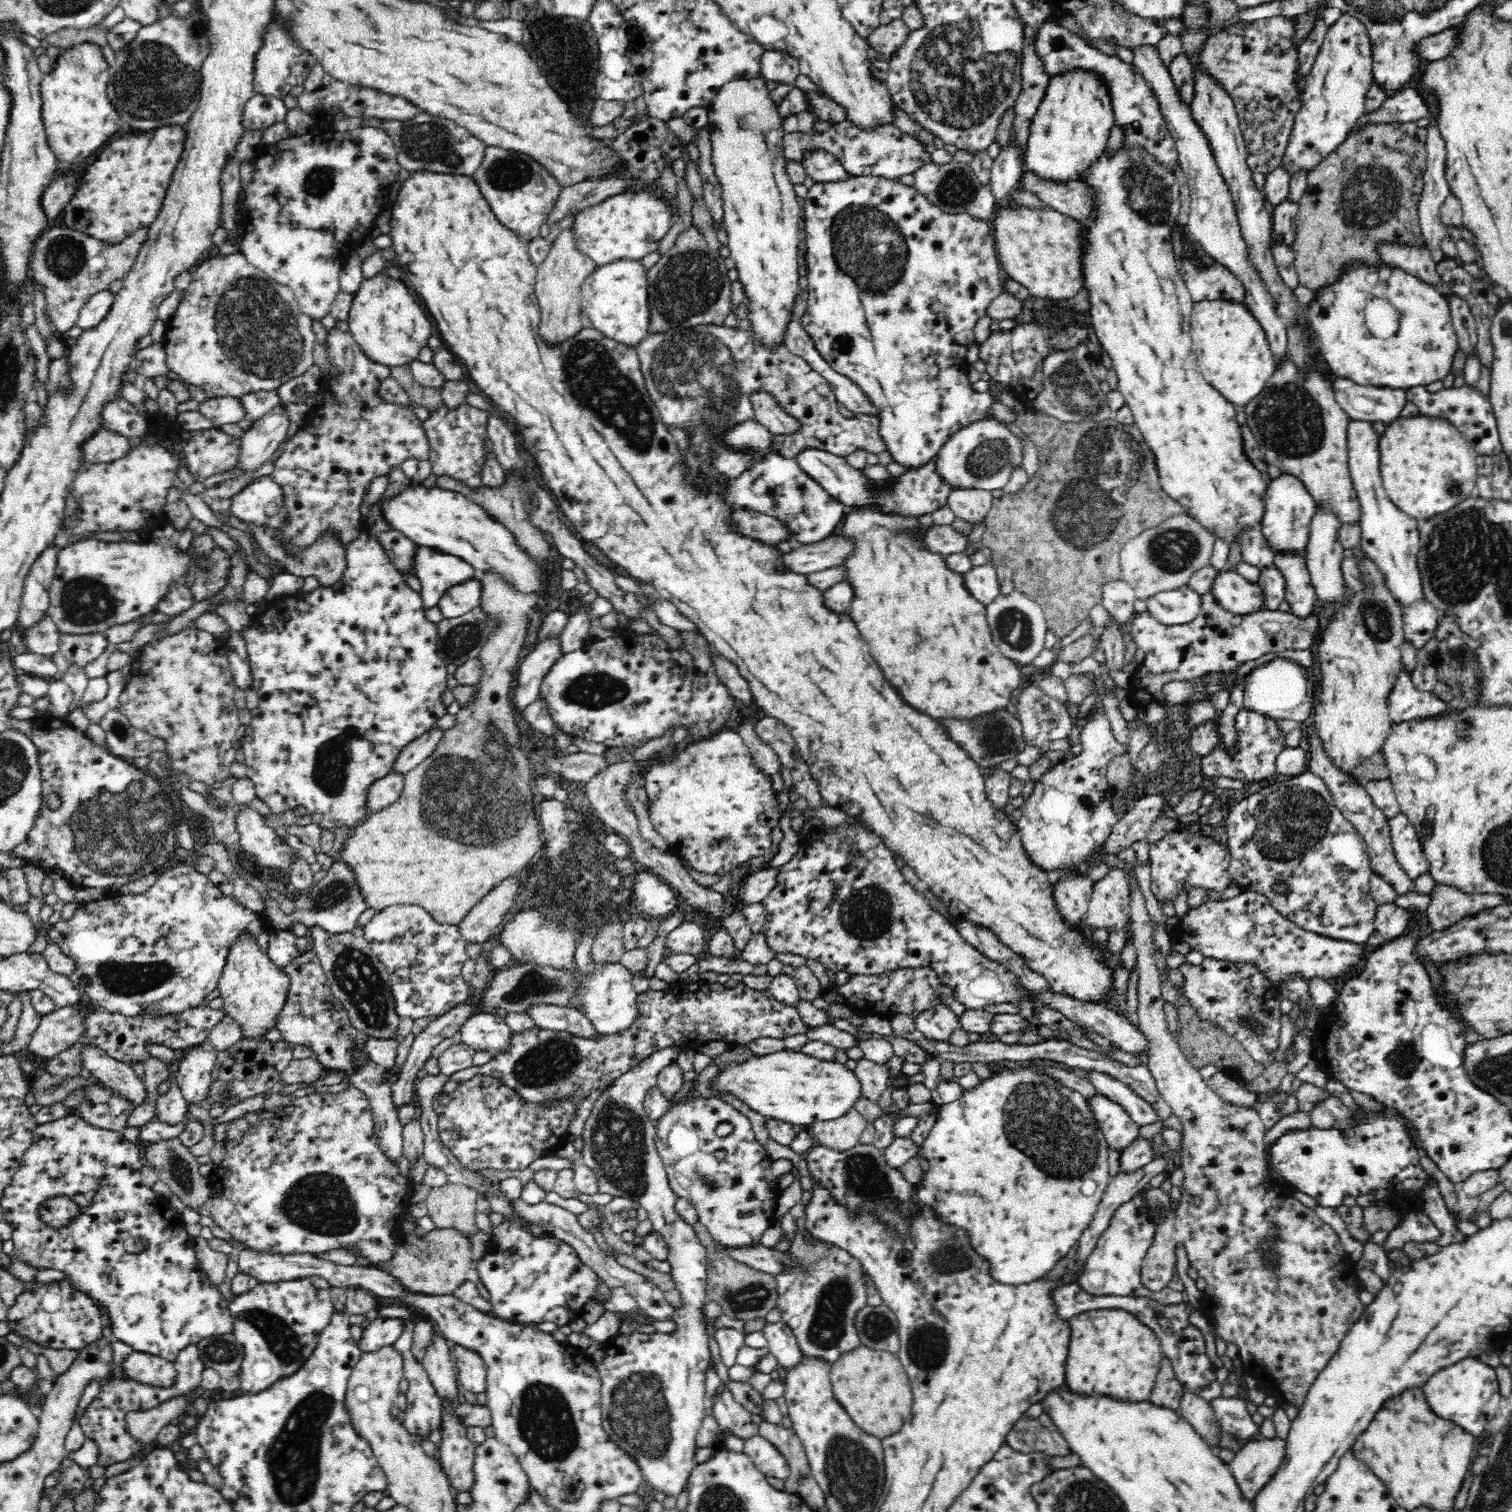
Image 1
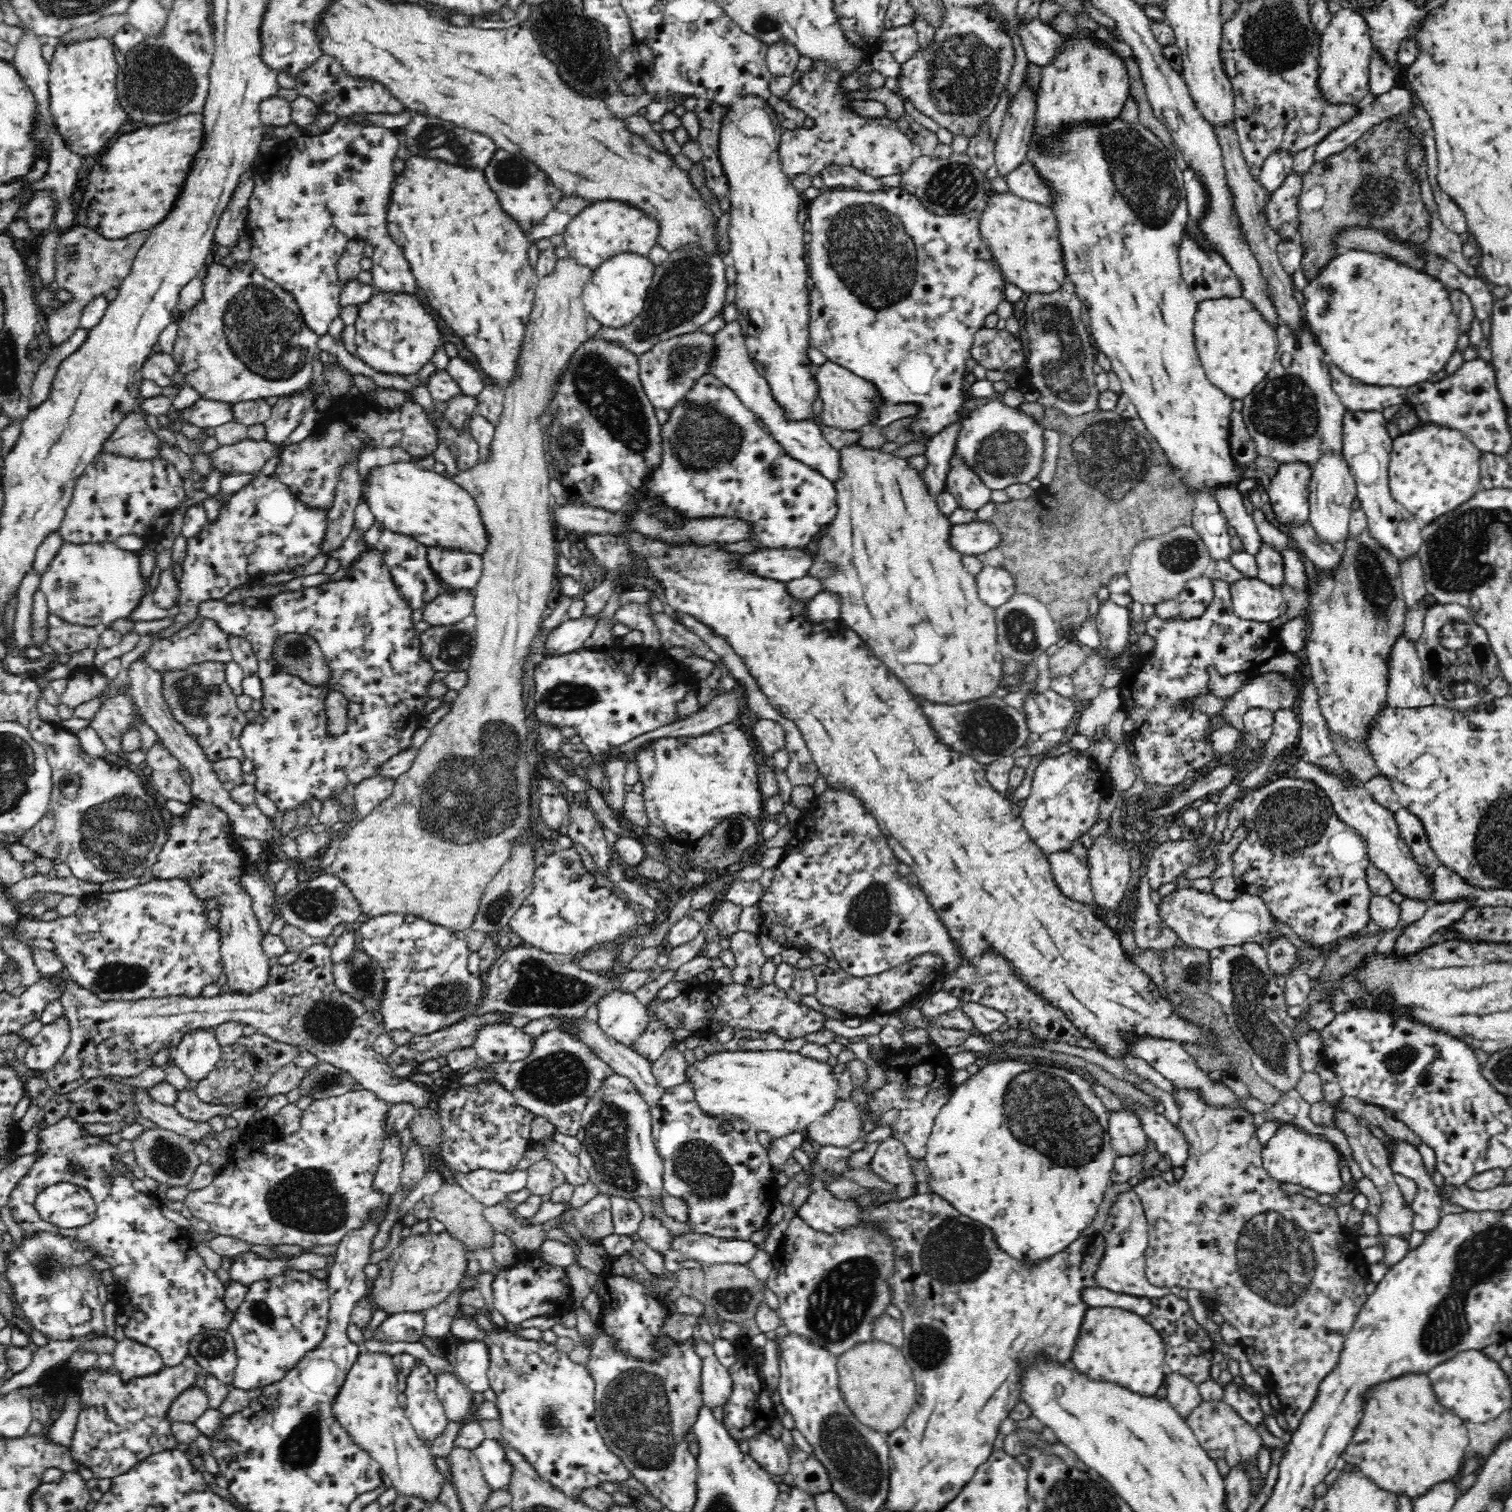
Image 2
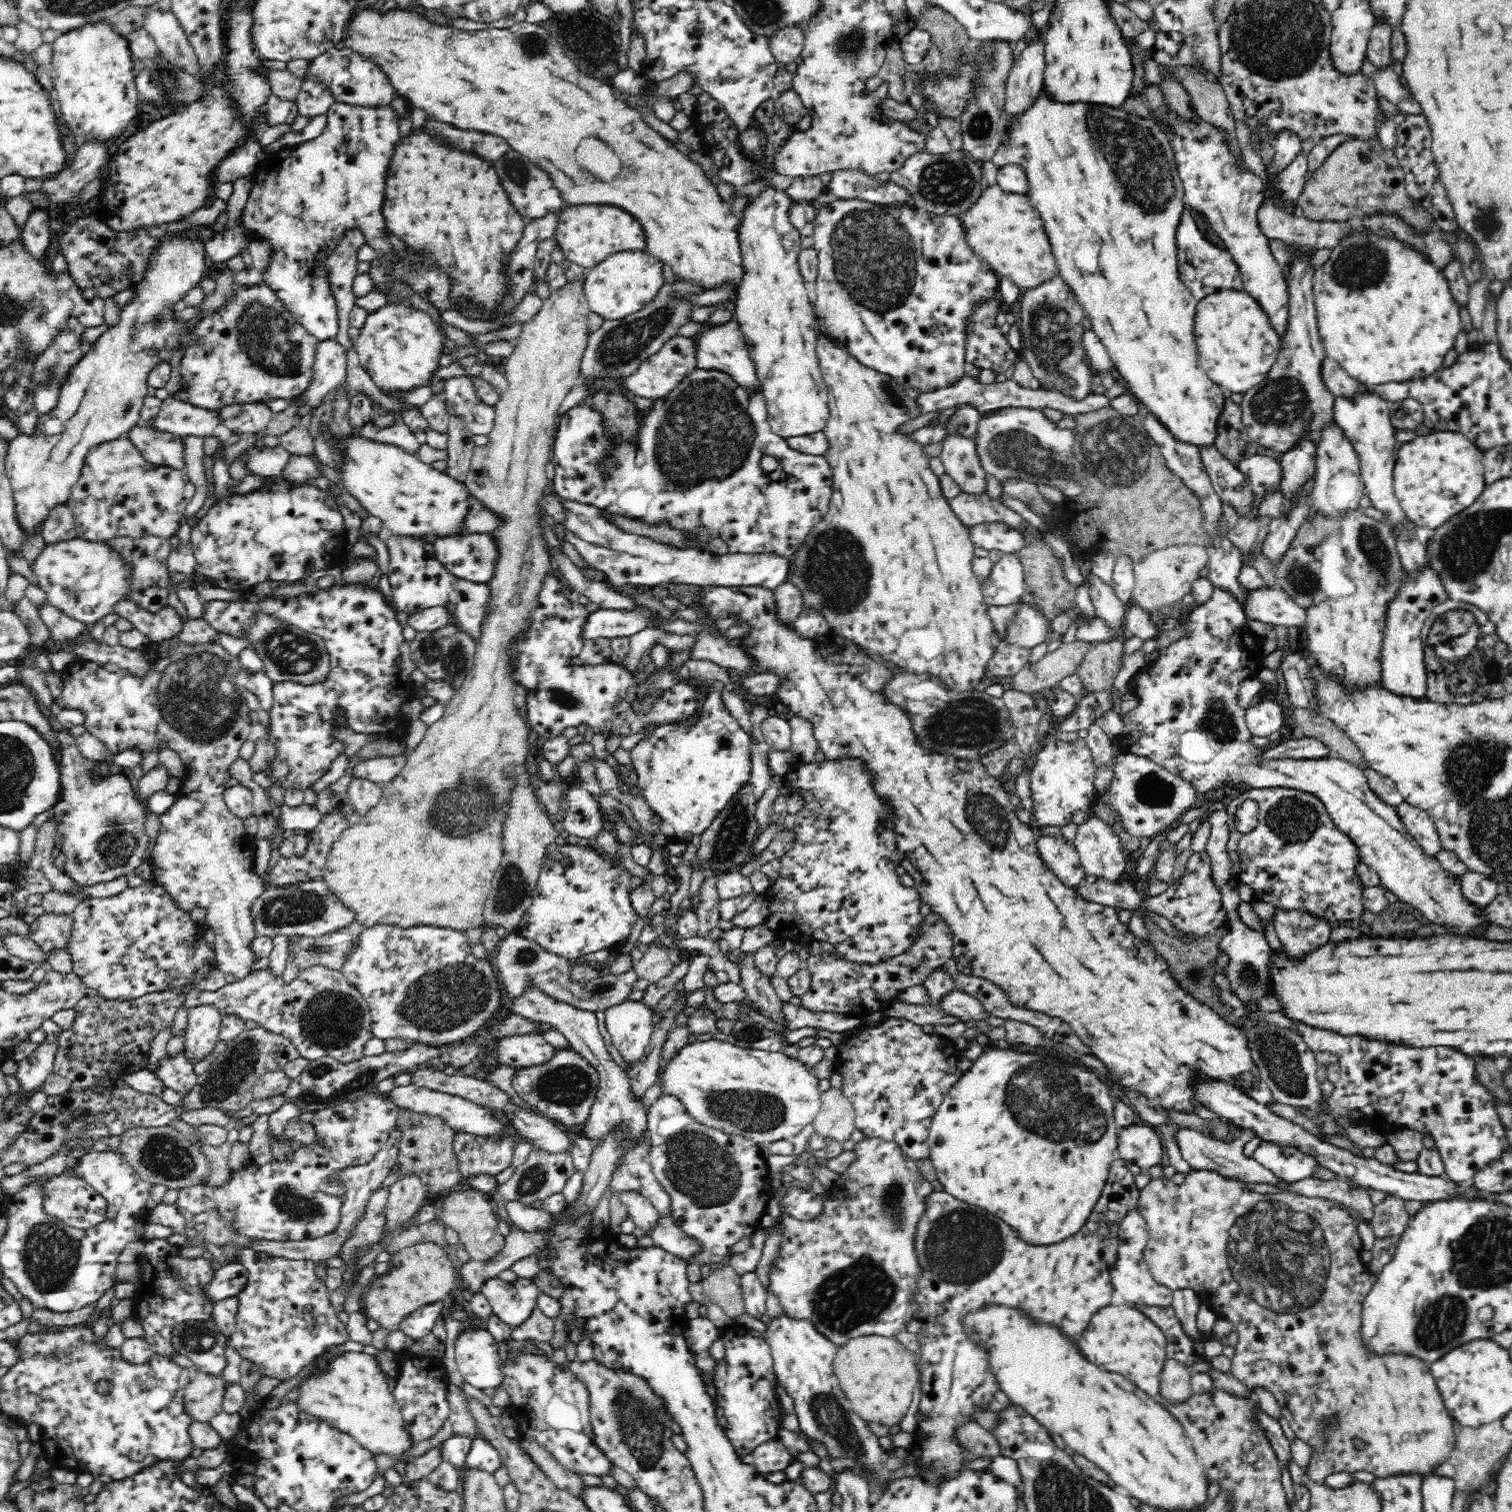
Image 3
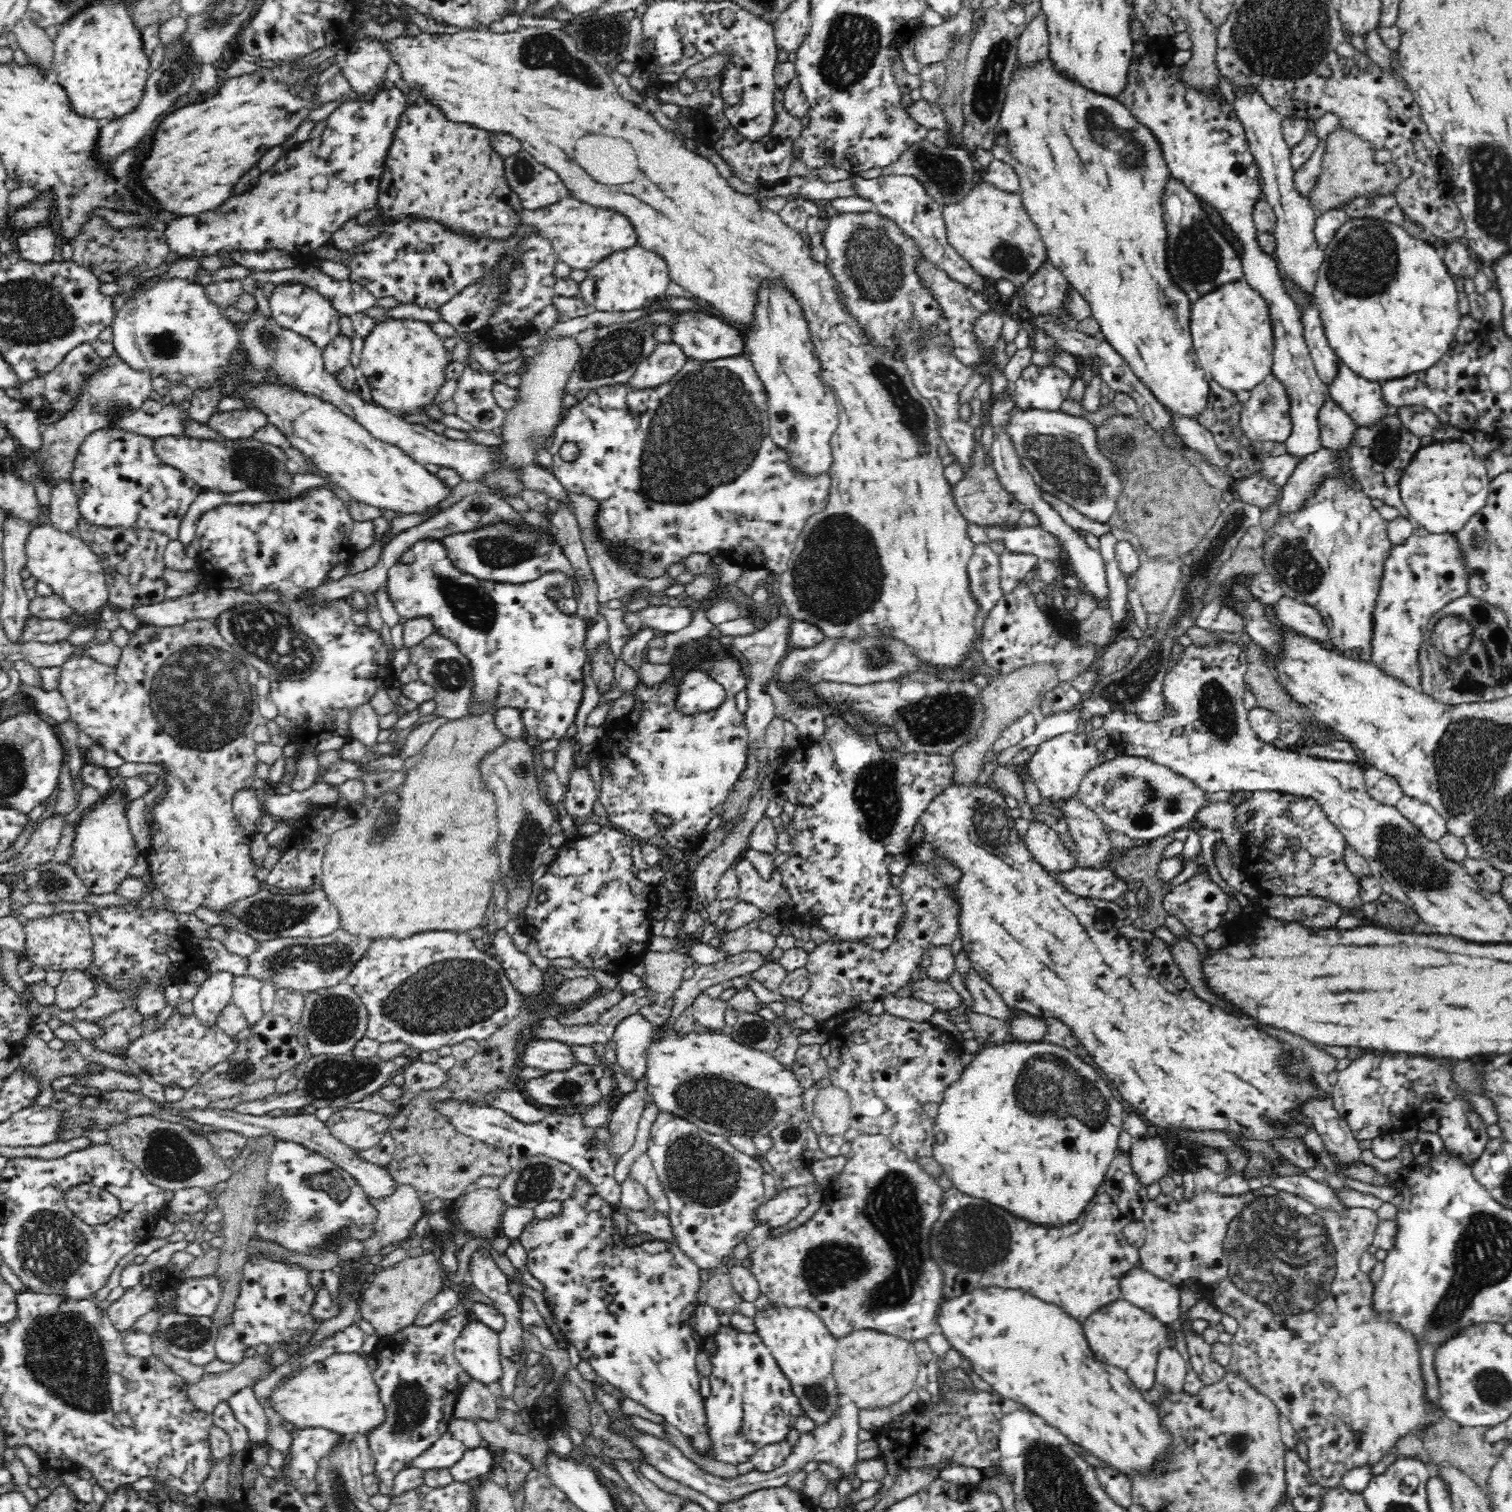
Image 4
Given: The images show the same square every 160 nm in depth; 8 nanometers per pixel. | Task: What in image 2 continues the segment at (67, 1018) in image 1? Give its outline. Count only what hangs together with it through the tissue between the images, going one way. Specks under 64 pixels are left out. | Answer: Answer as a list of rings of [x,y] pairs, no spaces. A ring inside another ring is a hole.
[[[66,1018],[45,1025],[37,1036],[31,1039],[31,1046],[24,1056],[28,1070],[44,1074],[60,1061],[71,1040],[71,1029]]]

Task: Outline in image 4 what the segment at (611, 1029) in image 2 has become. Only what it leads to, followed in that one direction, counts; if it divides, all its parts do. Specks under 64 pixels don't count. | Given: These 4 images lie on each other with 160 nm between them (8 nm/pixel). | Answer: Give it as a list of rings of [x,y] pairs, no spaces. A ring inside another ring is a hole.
[[[634,1014],[618,1024],[613,1040],[618,1066],[624,1076],[639,1084],[647,1071],[646,1048],[652,1042],[654,1025],[640,1014]]]

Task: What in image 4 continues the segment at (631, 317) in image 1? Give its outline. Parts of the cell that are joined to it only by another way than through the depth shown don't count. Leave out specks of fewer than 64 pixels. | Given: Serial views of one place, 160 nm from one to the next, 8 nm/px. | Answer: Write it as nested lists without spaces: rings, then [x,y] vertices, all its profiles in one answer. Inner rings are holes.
[[[636,245],[608,255],[596,266],[587,270],[586,278],[580,283],[580,298],[594,305],[595,310],[606,312],[628,312],[640,310],[666,297],[670,284],[666,259],[653,250]]]

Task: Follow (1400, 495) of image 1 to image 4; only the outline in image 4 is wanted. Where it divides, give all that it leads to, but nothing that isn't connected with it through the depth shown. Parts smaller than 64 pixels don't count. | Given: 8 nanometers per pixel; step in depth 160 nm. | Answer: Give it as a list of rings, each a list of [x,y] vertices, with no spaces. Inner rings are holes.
[[[1444,440],[1436,441],[1444,442],[1444,444],[1434,444],[1428,448],[1422,448],[1416,456],[1414,462],[1410,462],[1406,474],[1400,478],[1401,496],[1406,509],[1412,516],[1412,522],[1415,525],[1420,525],[1423,529],[1431,534],[1456,534],[1468,525],[1468,520],[1472,520],[1472,516],[1483,510],[1488,501],[1490,494],[1490,480],[1486,476],[1486,466],[1484,460],[1478,458],[1478,454],[1472,450],[1472,446],[1464,444],[1462,440]]]

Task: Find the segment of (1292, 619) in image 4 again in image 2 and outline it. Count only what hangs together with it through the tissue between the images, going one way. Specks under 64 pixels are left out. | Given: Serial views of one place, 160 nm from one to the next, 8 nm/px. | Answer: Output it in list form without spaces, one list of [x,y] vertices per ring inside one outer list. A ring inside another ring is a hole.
[[[1257,578],[1238,580],[1231,585],[1234,612],[1244,620],[1270,622],[1286,616],[1288,602],[1281,588],[1262,582]]]

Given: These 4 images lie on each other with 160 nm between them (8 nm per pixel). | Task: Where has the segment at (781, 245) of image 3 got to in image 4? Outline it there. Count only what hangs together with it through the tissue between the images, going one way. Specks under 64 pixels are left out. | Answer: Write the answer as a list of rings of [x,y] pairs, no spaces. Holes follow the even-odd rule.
[[[785,290],[784,292],[762,291],[760,303],[756,306],[756,322],[752,330],[745,332],[744,345],[752,353],[756,373],[768,393],[768,416],[771,424],[768,433],[774,445],[787,454],[787,465],[794,474],[819,477],[820,474],[829,473],[834,464],[831,442],[839,426],[839,406],[829,386],[822,380],[821,366],[818,357],[815,356],[815,346],[812,344],[807,322],[796,299],[790,298]]]

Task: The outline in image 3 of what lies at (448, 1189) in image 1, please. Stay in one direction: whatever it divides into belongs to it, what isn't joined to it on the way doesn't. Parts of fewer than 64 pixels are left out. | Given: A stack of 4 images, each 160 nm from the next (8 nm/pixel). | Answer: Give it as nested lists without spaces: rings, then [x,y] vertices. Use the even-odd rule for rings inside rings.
[[[465,1186],[440,1198],[442,1199],[442,1212],[439,1222],[458,1232],[459,1242],[464,1245],[466,1252],[470,1255],[470,1260],[490,1261],[496,1258],[504,1248],[505,1237],[498,1231],[496,1203],[491,1195]]]

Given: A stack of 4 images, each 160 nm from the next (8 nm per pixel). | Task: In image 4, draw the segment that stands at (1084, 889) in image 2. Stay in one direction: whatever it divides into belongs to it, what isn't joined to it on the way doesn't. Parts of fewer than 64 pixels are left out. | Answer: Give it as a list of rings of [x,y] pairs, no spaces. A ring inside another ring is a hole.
[[[1038,818],[1028,822],[1024,843],[1033,859],[1046,871],[1064,872],[1077,866],[1056,830]]]

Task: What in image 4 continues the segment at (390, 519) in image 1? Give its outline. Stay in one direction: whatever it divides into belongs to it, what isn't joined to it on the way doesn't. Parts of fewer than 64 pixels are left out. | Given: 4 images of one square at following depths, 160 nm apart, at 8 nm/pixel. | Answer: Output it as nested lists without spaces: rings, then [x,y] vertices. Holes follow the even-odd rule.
[[[162,277],[156,278],[155,281],[148,282],[147,286],[137,287],[137,289],[131,289],[124,306],[120,307],[115,313],[112,326],[112,342],[114,353],[118,358],[125,362],[132,370],[137,372],[146,372],[149,373],[149,376],[152,377],[152,380],[155,380],[156,377],[163,377],[169,383],[172,384],[184,384],[186,388],[190,390],[211,390],[219,389],[219,395],[221,398],[236,398],[236,400],[242,400],[246,404],[246,409],[257,410],[260,414],[263,414],[267,421],[270,424],[274,424],[284,436],[286,436],[286,444],[296,448],[298,452],[302,452],[303,456],[310,458],[310,462],[326,474],[326,478],[336,484],[338,488],[344,488],[352,498],[352,500],[358,500],[359,502],[364,502],[369,506],[374,506],[376,509],[381,511],[390,510],[398,514],[398,516],[410,515],[410,514],[425,514],[427,512],[436,512],[440,511],[439,504],[450,495],[451,489],[446,488],[440,480],[437,479],[436,474],[430,473],[426,470],[426,467],[422,464],[414,462],[410,456],[408,456],[401,448],[397,446],[392,446],[387,442],[384,442],[380,439],[375,439],[371,432],[368,432],[360,423],[357,423],[352,417],[344,414],[344,411],[341,411],[335,403],[331,403],[321,399],[319,396],[308,394],[306,391],[296,387],[294,385],[288,385],[286,382],[280,382],[278,375],[271,374],[271,370],[268,369],[268,377],[262,379],[257,385],[252,385],[250,381],[243,380],[243,373],[247,369],[251,369],[250,355],[246,351],[246,347],[240,345],[240,342],[243,340],[243,331],[242,326],[239,326],[239,322],[236,320],[230,320],[222,307],[217,306],[209,296],[208,289],[206,285],[200,283],[199,280],[191,280],[189,278],[178,278],[178,277]]]

